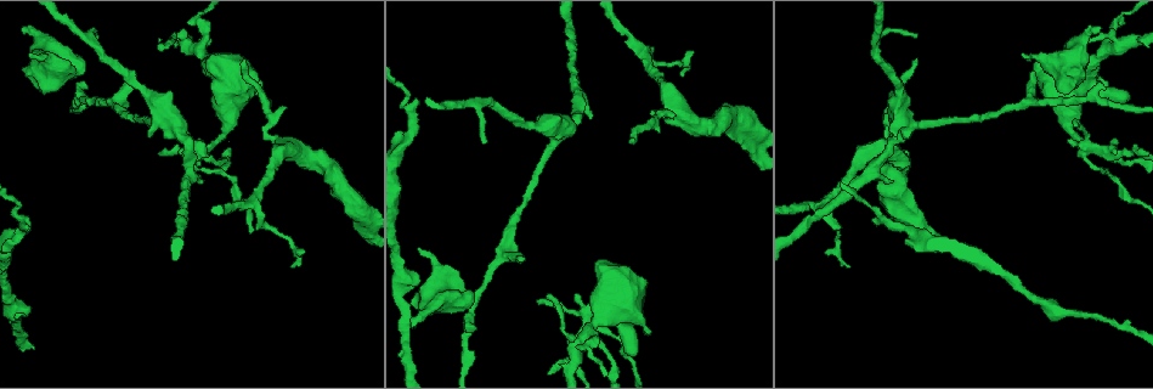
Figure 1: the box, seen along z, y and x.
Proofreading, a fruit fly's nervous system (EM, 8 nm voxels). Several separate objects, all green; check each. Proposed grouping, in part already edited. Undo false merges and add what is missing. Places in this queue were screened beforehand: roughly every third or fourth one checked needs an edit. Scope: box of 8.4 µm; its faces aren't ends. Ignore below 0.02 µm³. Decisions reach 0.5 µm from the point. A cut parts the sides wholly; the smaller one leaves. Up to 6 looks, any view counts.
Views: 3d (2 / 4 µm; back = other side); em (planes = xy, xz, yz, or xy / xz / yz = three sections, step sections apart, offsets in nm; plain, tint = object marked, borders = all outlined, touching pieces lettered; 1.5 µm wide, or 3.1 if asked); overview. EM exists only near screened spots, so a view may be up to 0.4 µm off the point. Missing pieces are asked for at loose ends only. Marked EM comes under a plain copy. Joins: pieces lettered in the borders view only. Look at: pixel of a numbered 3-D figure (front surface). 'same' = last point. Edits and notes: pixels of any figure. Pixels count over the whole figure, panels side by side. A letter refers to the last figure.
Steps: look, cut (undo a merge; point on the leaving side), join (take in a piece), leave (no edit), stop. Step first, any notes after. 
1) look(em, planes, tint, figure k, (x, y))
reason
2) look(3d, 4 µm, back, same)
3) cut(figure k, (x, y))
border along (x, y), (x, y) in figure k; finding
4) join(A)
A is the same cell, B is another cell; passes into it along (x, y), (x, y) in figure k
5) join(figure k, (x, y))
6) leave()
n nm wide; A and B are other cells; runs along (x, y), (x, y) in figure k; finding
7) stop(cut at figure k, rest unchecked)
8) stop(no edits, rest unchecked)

look(em, yz, step 4, tint, figure 1, (411, 327))
branch stops here

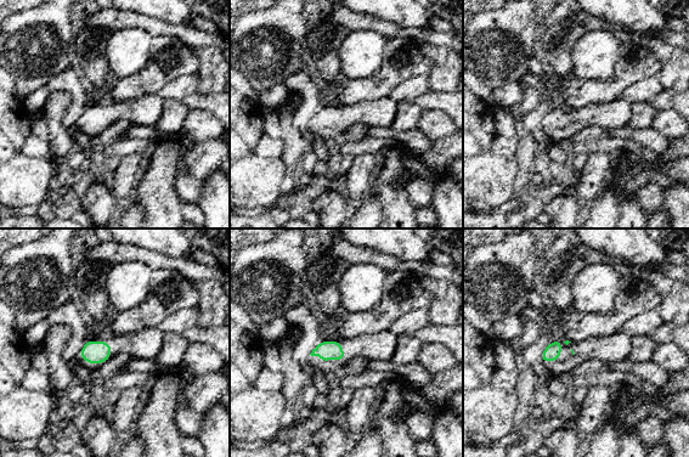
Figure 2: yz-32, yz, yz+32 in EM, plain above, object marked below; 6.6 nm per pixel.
look(em, planes, borders, same)

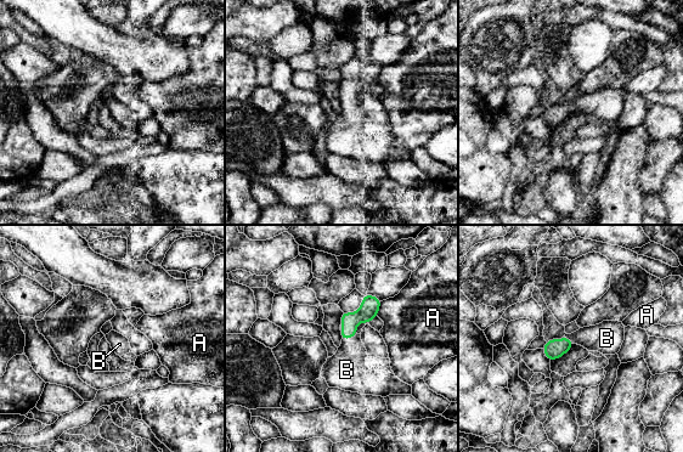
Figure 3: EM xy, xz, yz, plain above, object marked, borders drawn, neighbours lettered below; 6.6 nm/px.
join(B)
B is the same cell, A is another cell; it goes on there

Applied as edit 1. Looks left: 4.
look(overview)

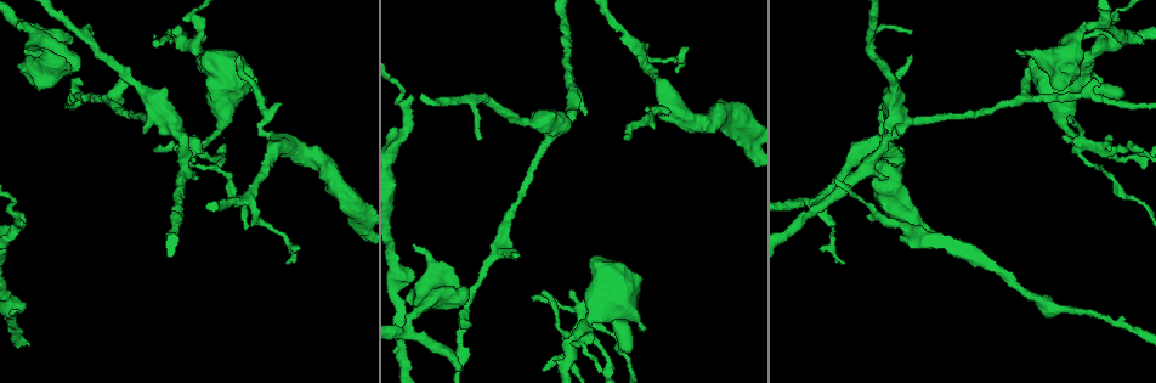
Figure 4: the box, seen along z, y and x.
look(3d, 2 µm, figure 4, (480, 140))
thin end

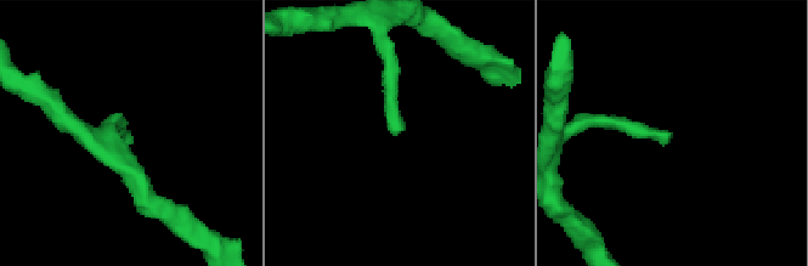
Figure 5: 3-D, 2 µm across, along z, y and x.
look(em, planes, borders, figure 5, (672, 135))
need the tissue

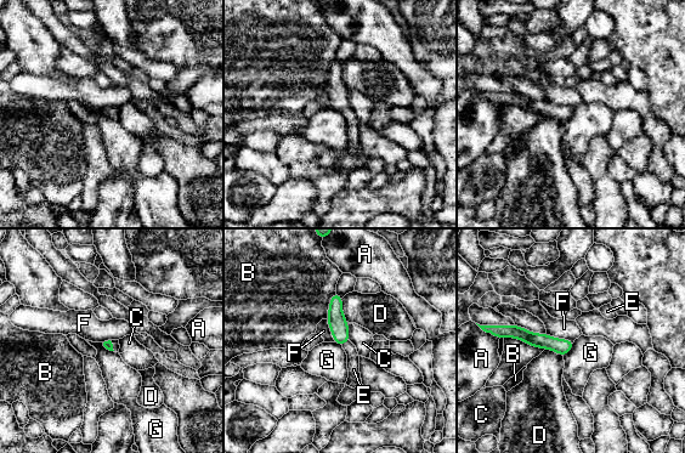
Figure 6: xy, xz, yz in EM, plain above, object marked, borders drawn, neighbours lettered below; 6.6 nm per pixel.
join(E)
E is the same cell, A, B, C, D, F and G are other cells; passes into it along (338, 324), (345, 341), (350, 349) in figure 6; it goes on there

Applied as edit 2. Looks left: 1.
stop(join at figure 3, join at figure 6, rest unchecked)

